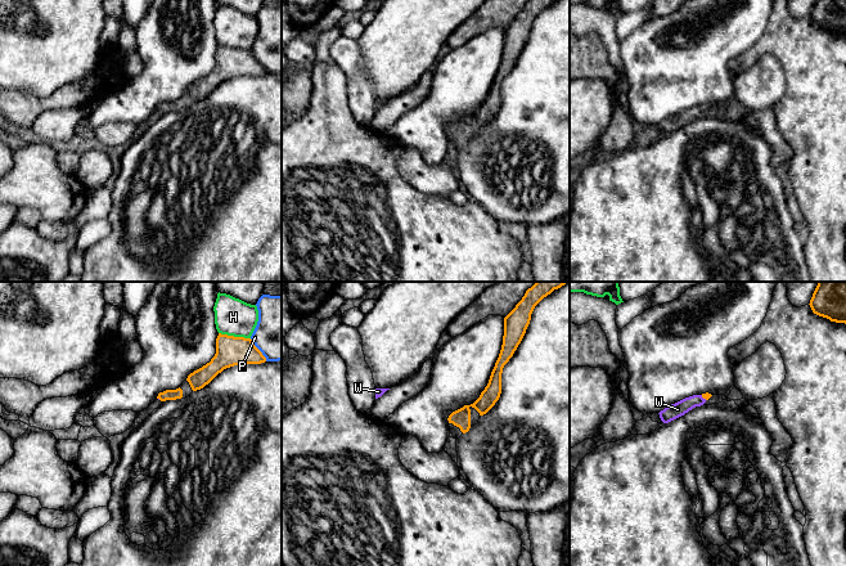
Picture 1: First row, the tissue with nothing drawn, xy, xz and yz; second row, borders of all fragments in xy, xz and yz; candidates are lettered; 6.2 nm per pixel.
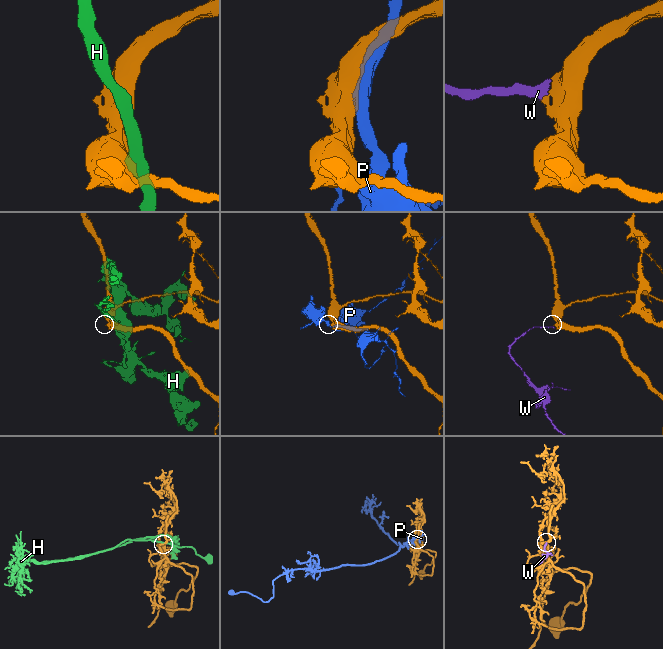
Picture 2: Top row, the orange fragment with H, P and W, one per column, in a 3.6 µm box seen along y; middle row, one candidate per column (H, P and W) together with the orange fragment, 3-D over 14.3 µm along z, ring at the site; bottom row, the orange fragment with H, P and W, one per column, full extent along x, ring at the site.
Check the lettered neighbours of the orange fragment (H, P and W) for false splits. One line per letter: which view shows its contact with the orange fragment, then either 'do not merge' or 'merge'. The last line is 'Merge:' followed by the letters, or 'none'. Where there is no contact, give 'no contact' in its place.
H: meets orange in xy; do not merge
P: meets orange in xy; do not merge
W: meets orange in yz; merge
Merge: W

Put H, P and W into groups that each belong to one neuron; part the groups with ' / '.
H / P / W

